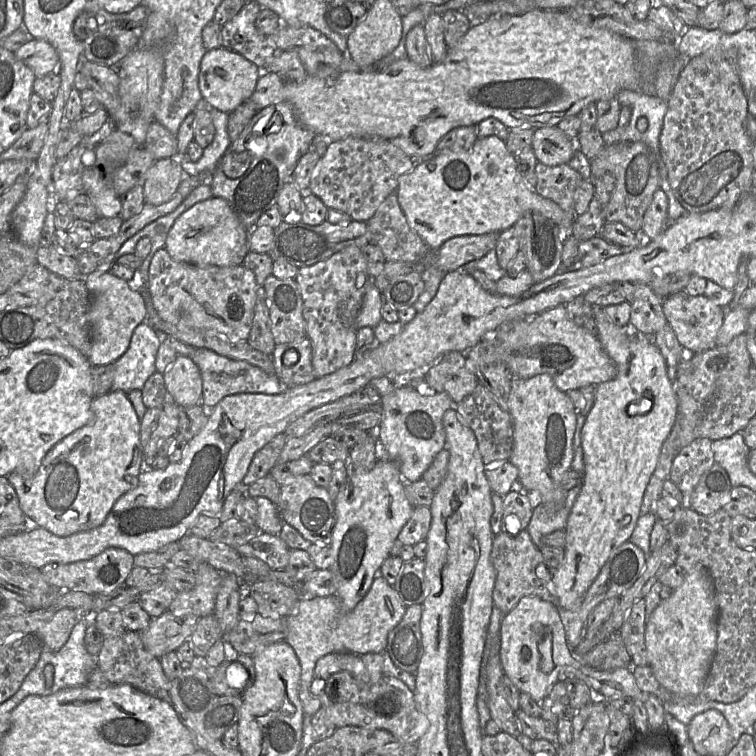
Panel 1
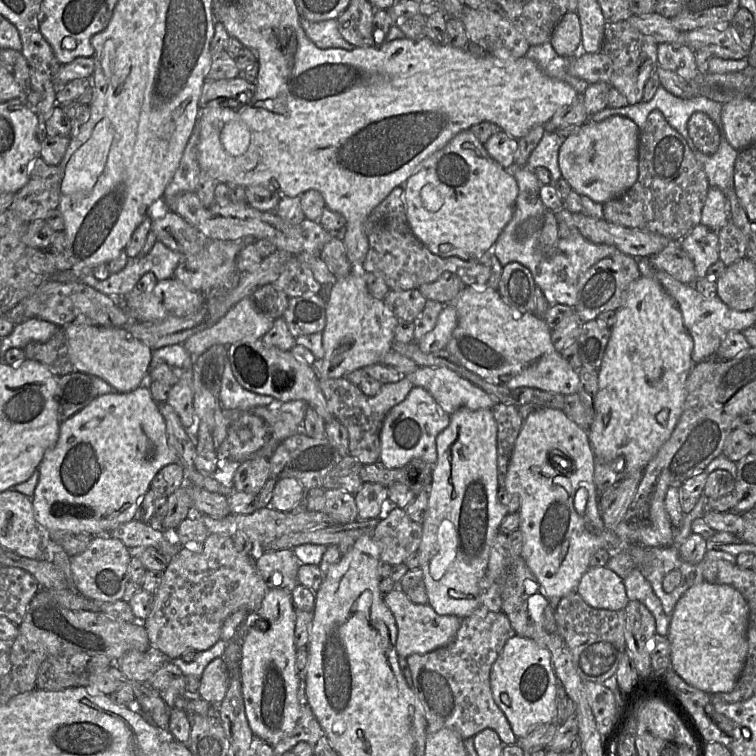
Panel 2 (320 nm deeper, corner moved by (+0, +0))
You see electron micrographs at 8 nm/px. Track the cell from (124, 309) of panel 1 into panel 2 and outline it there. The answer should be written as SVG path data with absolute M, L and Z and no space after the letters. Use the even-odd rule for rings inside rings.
M67 324L64 329L70 361L74 371L96 376L118 393L127 393L147 385L152 350L138 339L132 337L126 328L104 327L93 324Z

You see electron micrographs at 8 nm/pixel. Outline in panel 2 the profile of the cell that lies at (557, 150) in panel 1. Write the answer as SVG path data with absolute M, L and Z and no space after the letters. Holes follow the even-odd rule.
M612 116L601 122L587 121L580 129L566 137L558 152L558 166L562 178L580 196L587 196L594 202L604 204L627 192L638 179L638 126L624 116Z

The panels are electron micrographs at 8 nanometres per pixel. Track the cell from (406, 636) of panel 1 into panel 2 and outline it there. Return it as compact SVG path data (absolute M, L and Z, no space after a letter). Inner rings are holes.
M480 605L462 619L456 637L450 644L425 654L406 657L414 693L424 709L427 733L448 728L464 740L490 728L497 732L503 744L516 744L517 738L505 714L495 703L490 686L492 665L507 640L515 634L503 612L493 612Z

